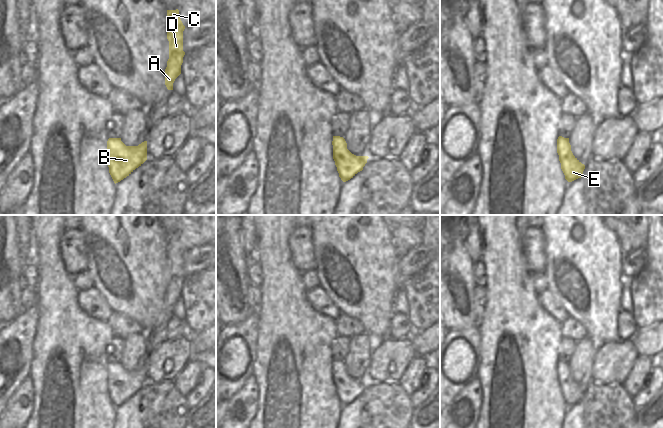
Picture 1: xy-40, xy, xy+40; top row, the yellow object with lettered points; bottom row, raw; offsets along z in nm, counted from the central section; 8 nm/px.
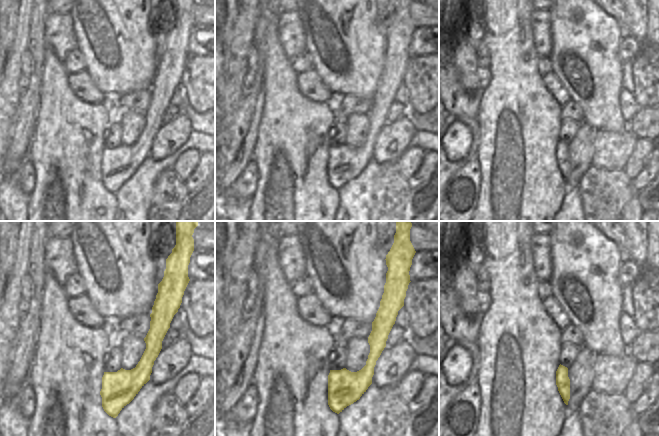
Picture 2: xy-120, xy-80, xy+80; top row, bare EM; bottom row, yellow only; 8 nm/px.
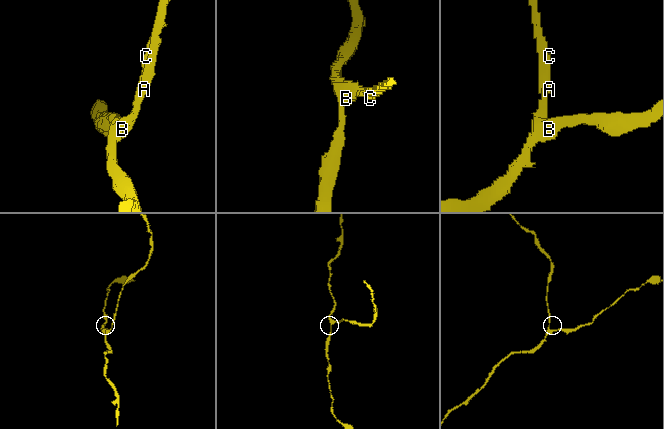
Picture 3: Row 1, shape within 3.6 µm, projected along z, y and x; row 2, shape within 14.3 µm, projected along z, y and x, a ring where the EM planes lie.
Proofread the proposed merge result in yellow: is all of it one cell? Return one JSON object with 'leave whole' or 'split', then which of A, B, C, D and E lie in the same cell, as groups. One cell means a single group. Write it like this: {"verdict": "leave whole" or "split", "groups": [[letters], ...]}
{"verdict": "leave whole", "groups": [["A", "B", "C", "D", "E"]]}

